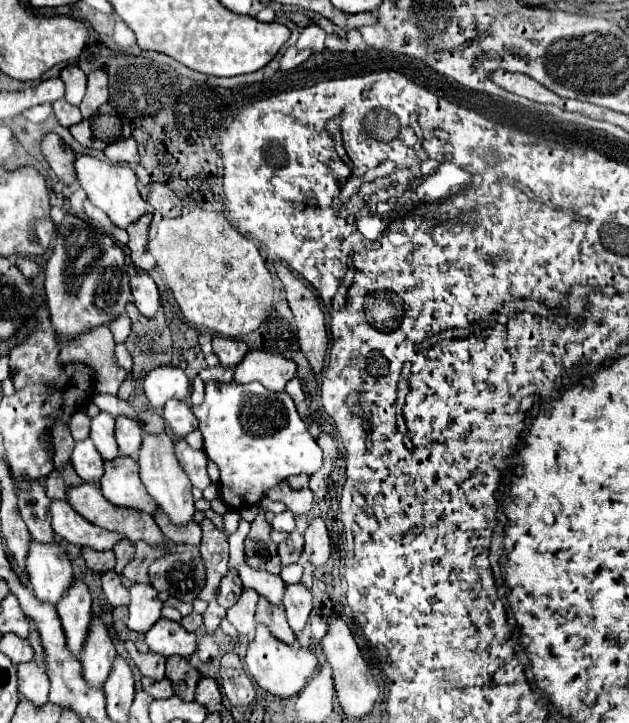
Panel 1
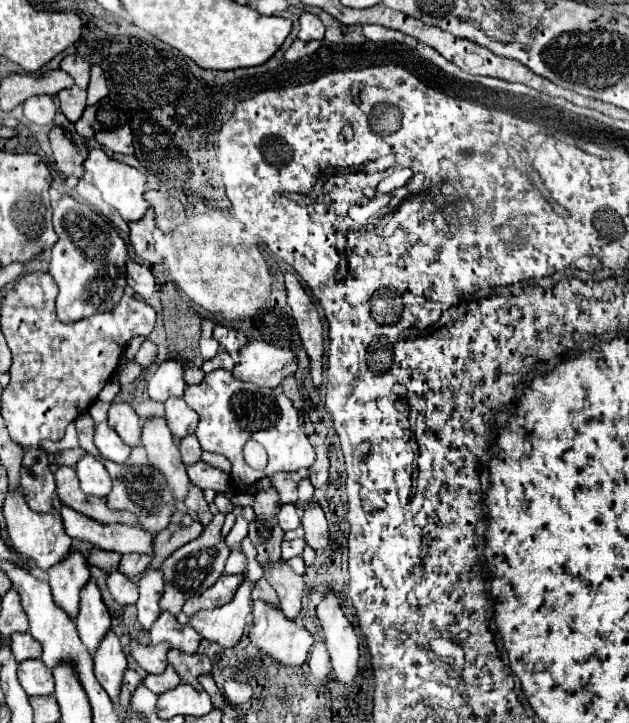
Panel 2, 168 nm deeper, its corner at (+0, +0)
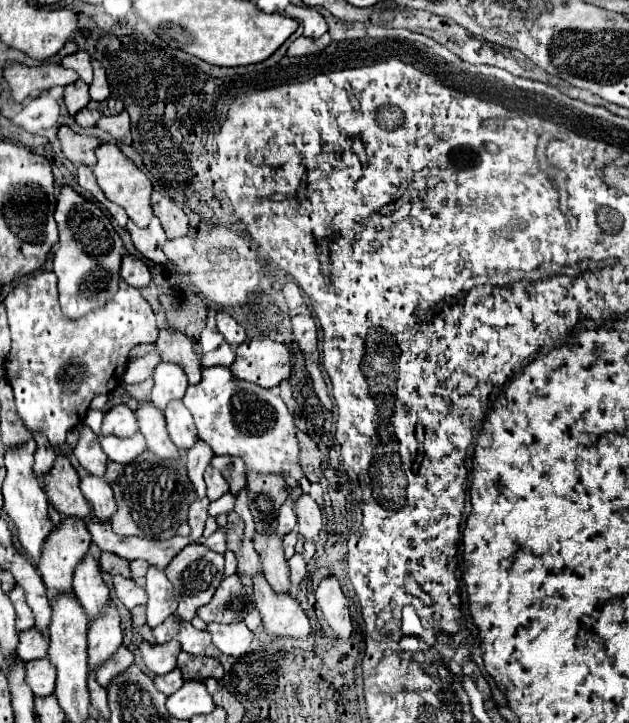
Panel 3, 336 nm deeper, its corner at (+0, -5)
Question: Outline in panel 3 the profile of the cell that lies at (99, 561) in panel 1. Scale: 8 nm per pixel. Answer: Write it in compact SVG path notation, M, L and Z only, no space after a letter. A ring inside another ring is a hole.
M102 552L102 556L100 556L98 564L100 564L100 568L102 568L106 574L110 574L110 576L114 576L114 574L120 574L120 576L124 576L124 578L128 578L128 576L130 576L128 560L124 560L124 558L116 556L116 554Z

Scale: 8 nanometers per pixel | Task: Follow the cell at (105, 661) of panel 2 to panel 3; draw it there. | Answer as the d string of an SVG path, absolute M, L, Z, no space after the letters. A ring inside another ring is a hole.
M114 604L94 620L88 628L88 664L90 670L96 672L98 666L108 662L118 648L122 646L122 630L120 630L120 616Z

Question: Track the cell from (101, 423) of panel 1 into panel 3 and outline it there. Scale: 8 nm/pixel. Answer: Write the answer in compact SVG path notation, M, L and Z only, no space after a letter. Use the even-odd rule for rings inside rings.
M136 432L130 438L100 436L100 446L102 446L104 454L112 462L118 462L118 464L128 464L130 460L134 460L138 454L142 454L146 450L146 442L140 432Z

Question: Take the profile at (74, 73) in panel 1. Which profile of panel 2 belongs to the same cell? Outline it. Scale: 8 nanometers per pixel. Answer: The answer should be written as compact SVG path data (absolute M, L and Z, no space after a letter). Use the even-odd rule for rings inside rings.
M68 55L62 59L60 67L70 73L76 81L78 87L86 89L88 87L88 79L90 79L90 63L86 59L82 59L80 55Z

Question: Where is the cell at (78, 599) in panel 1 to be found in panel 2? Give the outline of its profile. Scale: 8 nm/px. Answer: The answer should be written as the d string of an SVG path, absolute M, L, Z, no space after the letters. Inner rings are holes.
M72 551L66 559L48 569L48 577L54 601L74 619L78 615L80 591L90 579L90 565L86 557L80 551Z

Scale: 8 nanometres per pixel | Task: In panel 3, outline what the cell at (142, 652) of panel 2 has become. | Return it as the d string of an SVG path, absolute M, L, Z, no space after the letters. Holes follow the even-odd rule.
M176 640L166 642L166 644L142 642L140 644L140 654L142 654L142 660L144 660L146 668L152 674L162 676L162 674L168 674L170 670L176 668L176 658L180 654L180 644Z

